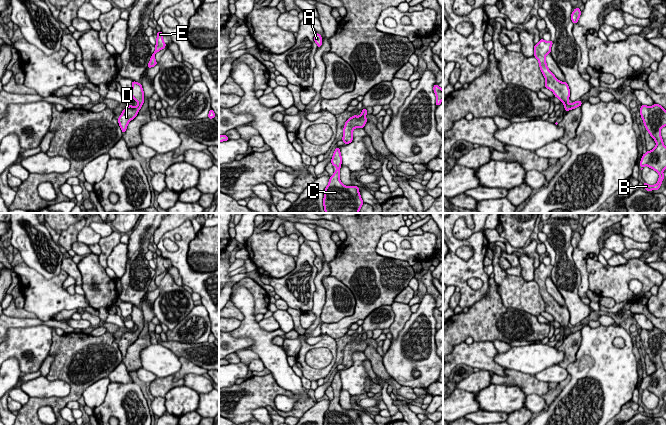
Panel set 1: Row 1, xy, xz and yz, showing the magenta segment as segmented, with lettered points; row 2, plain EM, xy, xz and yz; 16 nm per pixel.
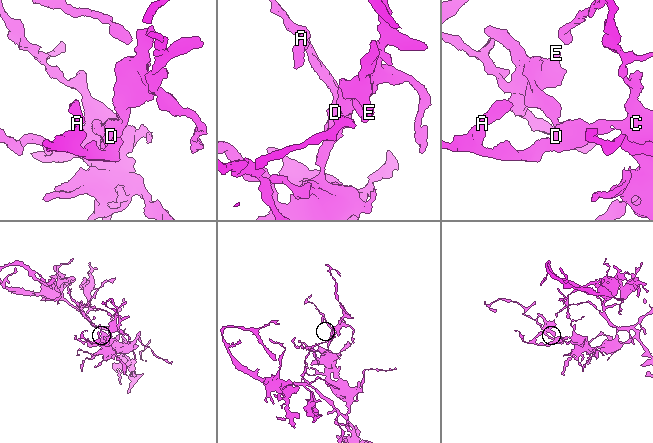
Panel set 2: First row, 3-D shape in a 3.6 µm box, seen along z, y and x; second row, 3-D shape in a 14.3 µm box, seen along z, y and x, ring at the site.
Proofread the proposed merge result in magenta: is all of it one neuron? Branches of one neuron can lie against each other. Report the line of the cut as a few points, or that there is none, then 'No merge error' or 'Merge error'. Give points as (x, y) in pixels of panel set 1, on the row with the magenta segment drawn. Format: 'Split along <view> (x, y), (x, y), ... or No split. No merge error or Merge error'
No split. No merge error

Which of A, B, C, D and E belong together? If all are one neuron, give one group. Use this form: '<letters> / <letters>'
A B C D E

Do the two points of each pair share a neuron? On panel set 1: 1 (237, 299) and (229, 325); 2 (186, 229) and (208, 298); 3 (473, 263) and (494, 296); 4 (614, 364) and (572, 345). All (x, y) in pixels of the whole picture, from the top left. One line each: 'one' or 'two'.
1: two
2: one
3: two
4: two

